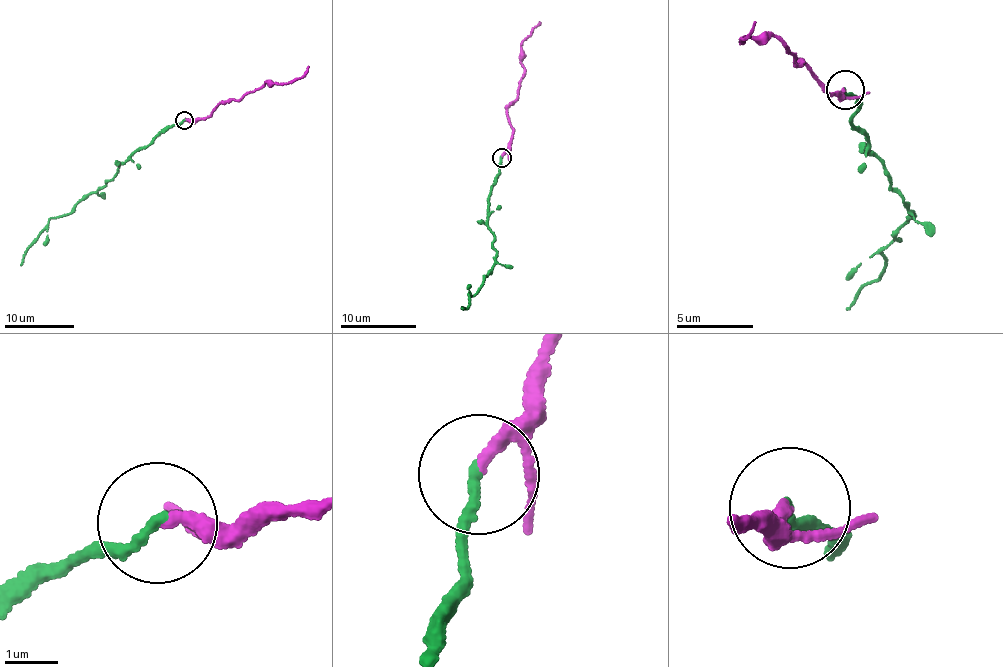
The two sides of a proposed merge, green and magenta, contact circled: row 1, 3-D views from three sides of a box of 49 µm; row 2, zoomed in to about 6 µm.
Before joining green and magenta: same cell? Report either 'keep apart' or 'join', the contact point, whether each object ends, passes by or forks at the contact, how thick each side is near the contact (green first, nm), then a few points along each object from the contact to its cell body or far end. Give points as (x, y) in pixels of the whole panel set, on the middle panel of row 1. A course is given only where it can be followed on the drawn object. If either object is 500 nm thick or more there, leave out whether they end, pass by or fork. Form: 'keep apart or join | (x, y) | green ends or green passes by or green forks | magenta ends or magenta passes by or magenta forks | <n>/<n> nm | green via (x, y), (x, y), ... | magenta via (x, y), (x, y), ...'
keep apart | (501, 157) | green ends | magenta passes by | 200/160 nm | green via (501, 158), (489, 198), (487, 225), (497, 250), (491, 270), (462, 309) | magenta via (501, 158), (512, 129), (506, 115), (508, 108), (517, 97), (524, 69), (522, 44), (539, 22)

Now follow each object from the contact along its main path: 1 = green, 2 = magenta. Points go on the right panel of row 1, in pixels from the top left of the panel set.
1: (846, 89), (858, 107), (851, 121), (890, 190), (912, 214), (882, 252), (886, 266), (848, 310)
2: (846, 89), (828, 93), (801, 61), (797, 66), (784, 45), (766, 35), (741, 41), (756, 21)

